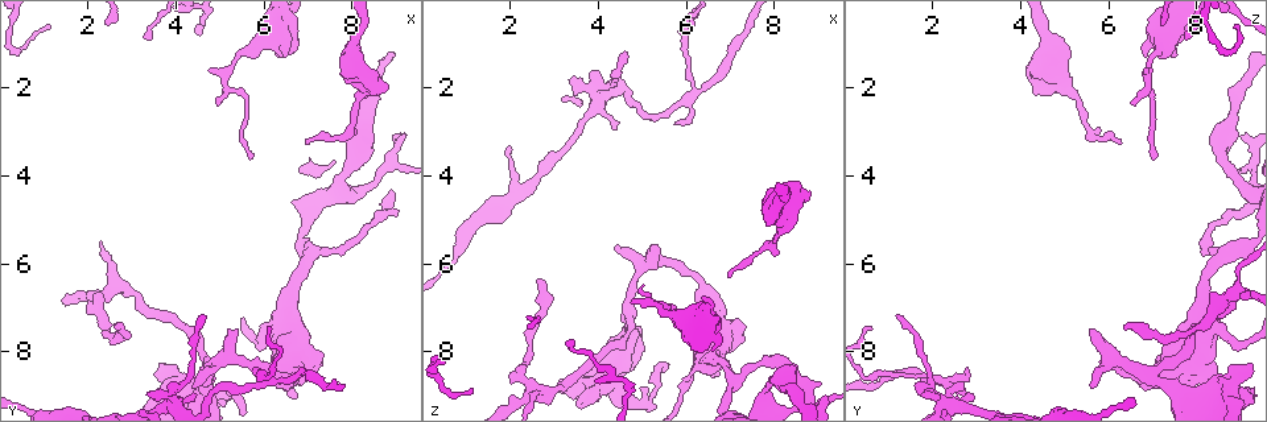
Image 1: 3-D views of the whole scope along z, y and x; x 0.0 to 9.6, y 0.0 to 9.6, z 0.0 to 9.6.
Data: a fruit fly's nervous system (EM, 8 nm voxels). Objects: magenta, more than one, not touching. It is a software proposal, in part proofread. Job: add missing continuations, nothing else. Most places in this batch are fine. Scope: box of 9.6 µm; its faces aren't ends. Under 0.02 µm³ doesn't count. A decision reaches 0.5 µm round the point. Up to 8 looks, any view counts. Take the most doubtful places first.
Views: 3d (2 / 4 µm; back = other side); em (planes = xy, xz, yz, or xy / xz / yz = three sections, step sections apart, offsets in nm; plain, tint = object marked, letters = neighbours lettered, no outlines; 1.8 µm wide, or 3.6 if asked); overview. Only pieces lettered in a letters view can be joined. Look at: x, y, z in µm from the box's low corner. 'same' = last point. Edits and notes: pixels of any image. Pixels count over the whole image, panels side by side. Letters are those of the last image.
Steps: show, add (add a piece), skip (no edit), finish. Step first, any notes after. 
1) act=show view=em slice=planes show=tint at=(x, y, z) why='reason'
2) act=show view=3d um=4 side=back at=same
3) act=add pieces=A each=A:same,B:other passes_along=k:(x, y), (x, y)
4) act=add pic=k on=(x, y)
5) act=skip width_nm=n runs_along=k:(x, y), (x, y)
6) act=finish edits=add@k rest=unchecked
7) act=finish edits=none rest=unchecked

act=show view=em slice=planes show=letters at=(4.65, 7.10, 1.20) why='thin end'

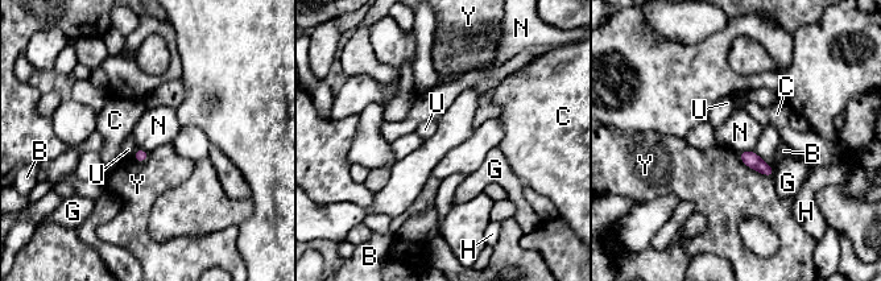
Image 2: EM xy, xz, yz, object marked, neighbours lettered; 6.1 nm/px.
act=skip each=B:other,C:other,G:other,H:other,N:other,U:other,Y:other found='none of them fits'

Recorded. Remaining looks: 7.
act=show view=3d um=4 at=(4.75, 8.60, 7.00) why='thick turns thin'

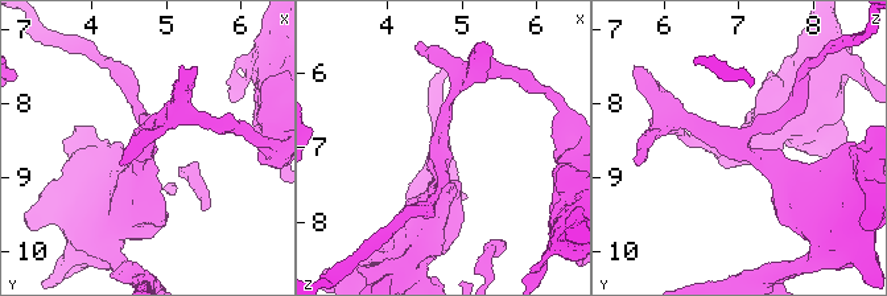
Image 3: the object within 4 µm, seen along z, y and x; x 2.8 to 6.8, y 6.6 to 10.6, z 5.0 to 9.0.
act=show view=em slice=planes show=letters at=(4.75, 8.65, 7.05) arms=3

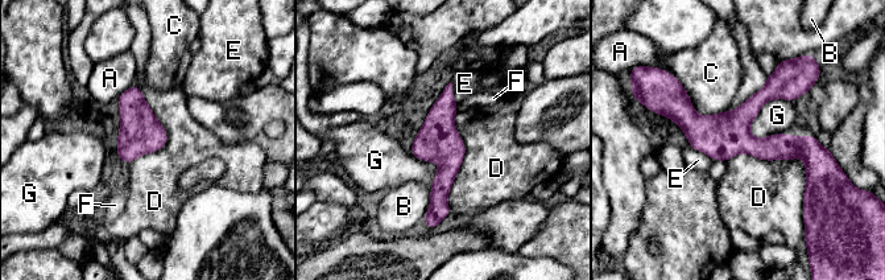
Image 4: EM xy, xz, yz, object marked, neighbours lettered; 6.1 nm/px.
act=skip width_nm=260 each=A:other,B:other,C:other,D:other,E:other,F:other,G:other found='no lettered piece goes on from it'

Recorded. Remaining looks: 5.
act=show view=3d um=4 at=(8.90, 1.95, 4.35) why='stops while still wide'

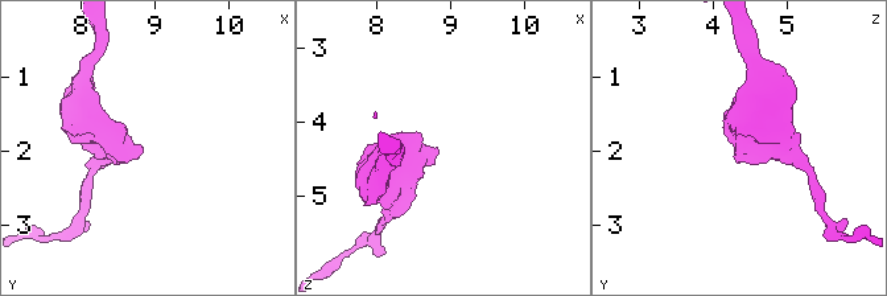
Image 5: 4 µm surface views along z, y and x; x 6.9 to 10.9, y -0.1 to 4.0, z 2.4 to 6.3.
act=show view=em slice=planes show=letters at=(8.85, 2.00, 4.40)

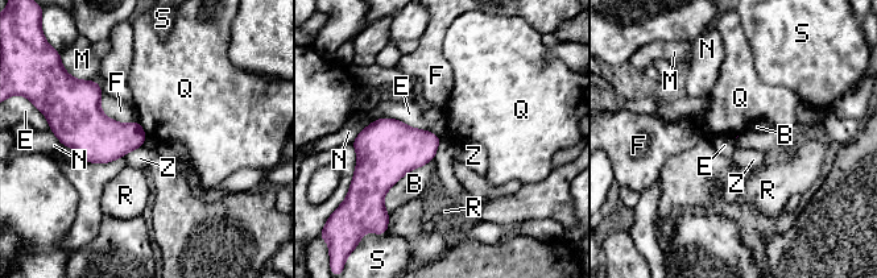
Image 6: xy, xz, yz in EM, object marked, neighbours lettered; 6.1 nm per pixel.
act=skip each=B:other,E:other,F:other,M:other,N:other,Q:other,R:other,S:other,Z:other found='none of them fits'

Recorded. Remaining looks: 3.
act=show view=em slice=planes show=tint at=(3.45, 9.00, 1.85) why='free end'

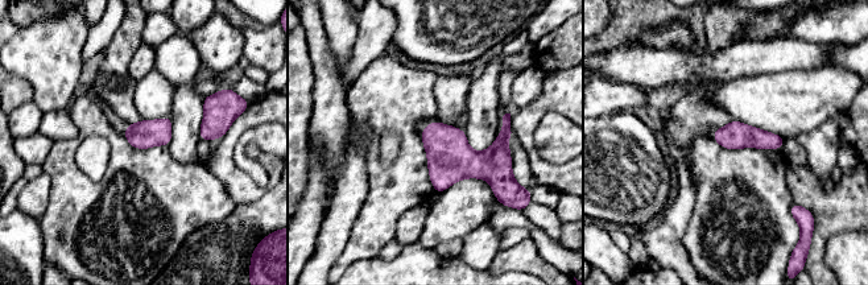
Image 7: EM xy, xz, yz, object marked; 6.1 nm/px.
act=show view=em slice=planes show=letters at=same why='what lies round it'

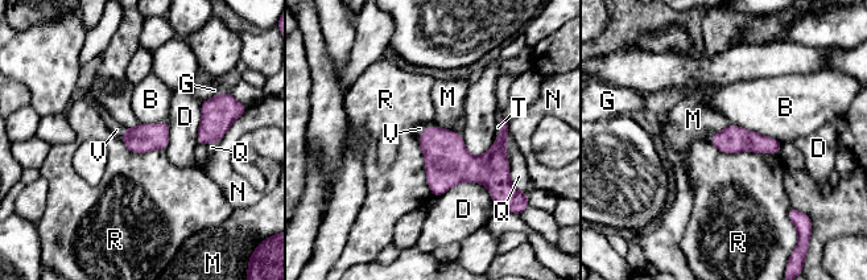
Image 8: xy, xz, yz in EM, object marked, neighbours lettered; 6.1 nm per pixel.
act=add pieces=V each=B:other,D:other,G:other,M:other,N:other,Q:other,R:other,T:other,V:same passes_along=8:(144, 138), (124, 132), (116, 130) found='the neuron continues'

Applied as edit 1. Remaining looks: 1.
act=finish edits=add@8 rest=unchecked

